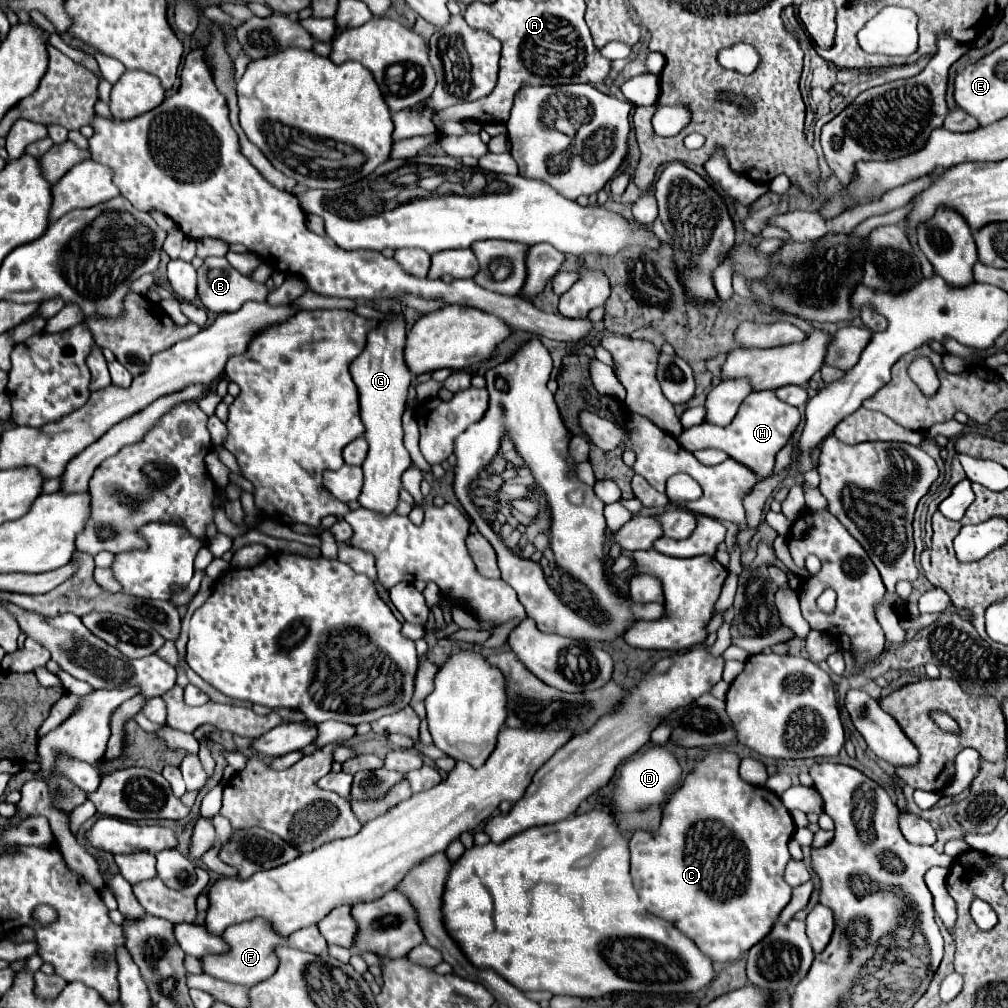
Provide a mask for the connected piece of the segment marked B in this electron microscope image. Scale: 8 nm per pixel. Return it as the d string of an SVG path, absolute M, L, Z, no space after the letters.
M208 257L198 269L198 297L214 313L238 311L246 301L266 301L268 289L236 271L226 257Z

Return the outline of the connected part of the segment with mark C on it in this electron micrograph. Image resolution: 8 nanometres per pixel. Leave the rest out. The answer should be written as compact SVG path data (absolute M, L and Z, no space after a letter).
M732 751L708 753L704 759L700 759L694 765L694 769L684 777L682 787L678 791L674 791L670 801L664 805L660 827L656 831L652 831L650 835L642 833L642 837L646 841L630 841L630 855L632 855L630 857L630 875L632 875L632 881L640 889L640 899L646 903L644 907L652 915L662 917L664 921L670 921L676 929L680 929L686 937L690 937L698 945L698 949L702 949L702 953L706 957L710 957L712 961L720 961L720 963L734 961L742 953L746 953L752 945L756 945L768 933L768 929L774 925L780 909L786 907L786 903L790 901L790 895L792 895L790 885L784 881L784 867L790 861L788 841L792 839L794 829L796 829L794 821L792 821L790 813L784 809L784 805L780 803L780 799L772 791L768 791L766 787L756 787L756 785L742 781L738 775L738 765L740 765L740 757Z

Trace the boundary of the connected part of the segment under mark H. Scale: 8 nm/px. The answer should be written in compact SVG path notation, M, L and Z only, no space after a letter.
M774 391L750 393L742 401L734 421L728 427L716 427L710 423L702 423L694 429L684 429L682 435L678 437L678 443L688 453L694 453L698 449L720 449L728 453L732 459L736 459L738 463L746 465L758 477L758 483L760 483L770 477L776 465L776 454L782 447L788 445L798 423L800 423L800 411L780 401Z

